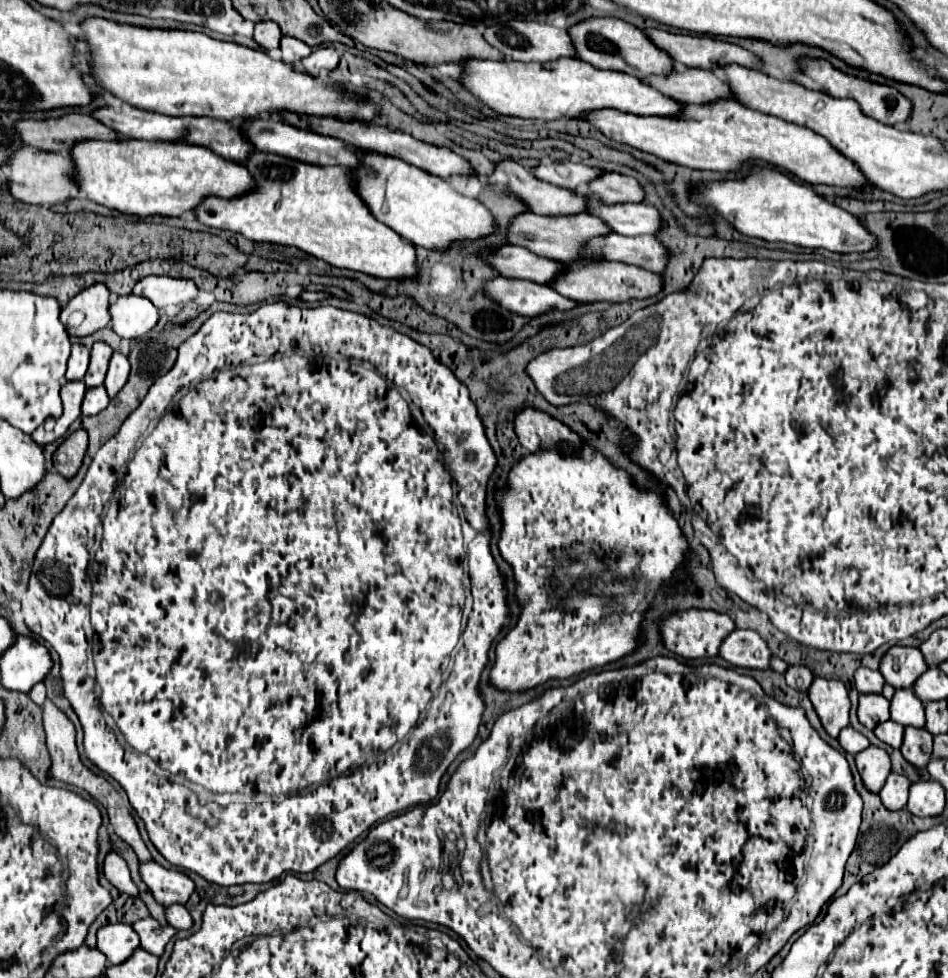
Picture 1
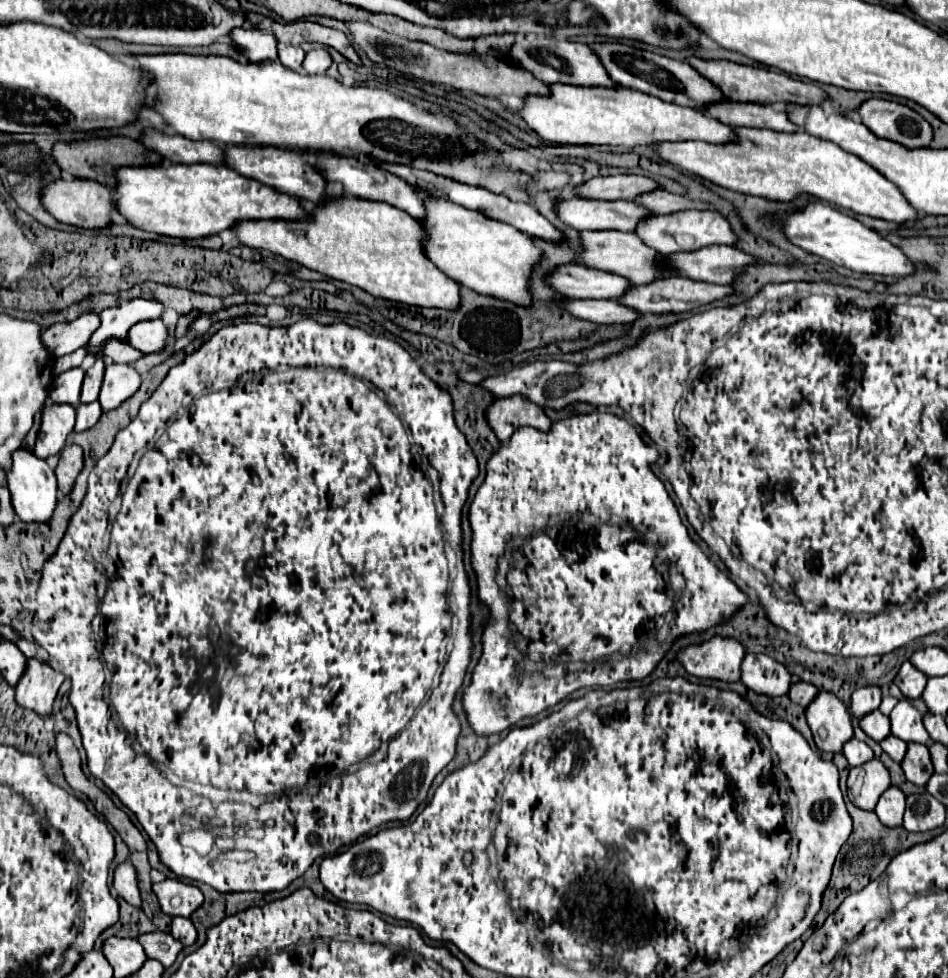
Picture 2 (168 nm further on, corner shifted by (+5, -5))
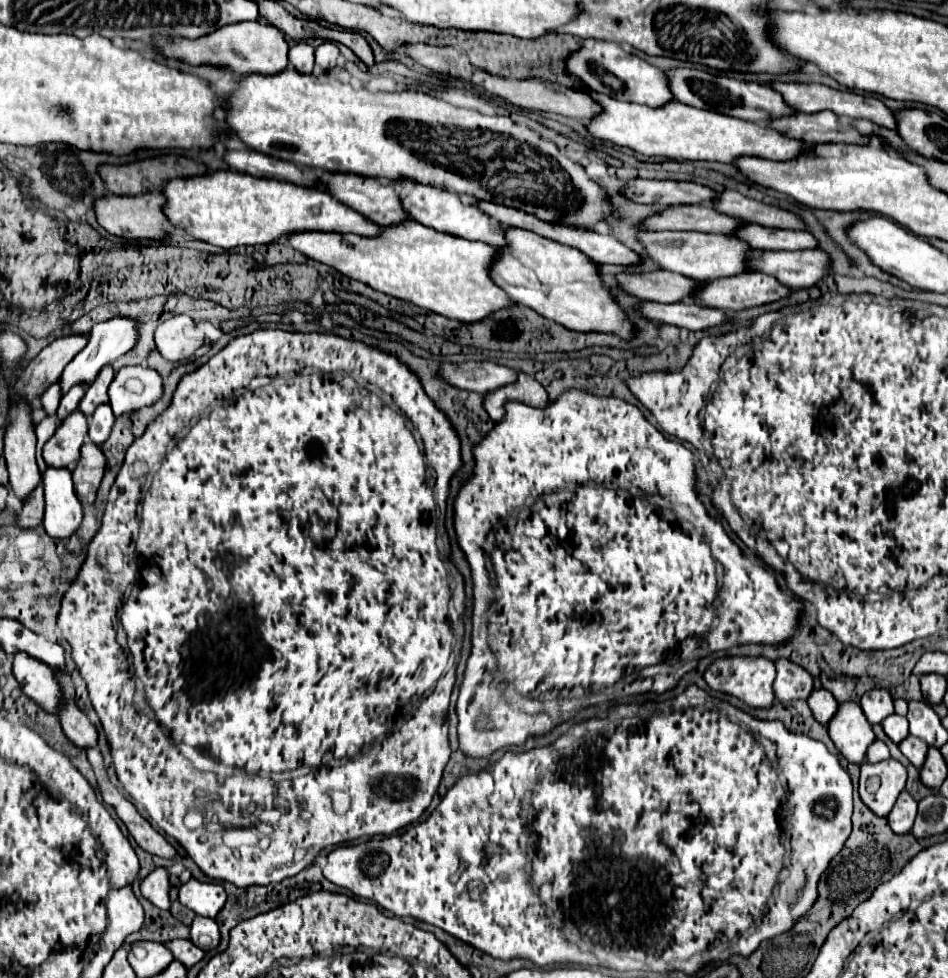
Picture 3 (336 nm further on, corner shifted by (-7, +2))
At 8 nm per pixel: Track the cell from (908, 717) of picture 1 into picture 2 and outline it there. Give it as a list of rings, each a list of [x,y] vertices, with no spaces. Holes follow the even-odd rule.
[[[908,699],[898,701],[898,705],[890,713],[892,735],[906,743],[922,743],[928,745],[930,735],[922,725],[922,715],[910,705]]]

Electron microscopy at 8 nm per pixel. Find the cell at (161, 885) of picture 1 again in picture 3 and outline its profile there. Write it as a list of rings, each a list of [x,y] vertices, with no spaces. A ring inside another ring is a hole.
[[[190,878],[186,884],[180,886],[178,898],[180,904],[194,910],[196,914],[214,918],[226,902],[226,892],[216,882],[200,882],[196,878]]]

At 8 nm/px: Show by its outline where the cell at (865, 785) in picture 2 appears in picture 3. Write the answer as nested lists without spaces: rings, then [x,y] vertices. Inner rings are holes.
[[[894,758],[882,760],[878,764],[862,764],[860,798],[878,816],[886,816],[892,810],[898,794],[904,790],[904,784],[906,768]]]

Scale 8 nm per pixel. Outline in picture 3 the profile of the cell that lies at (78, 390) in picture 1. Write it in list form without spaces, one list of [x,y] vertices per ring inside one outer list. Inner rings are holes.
[[[74,410],[62,424],[56,428],[54,436],[44,444],[44,460],[52,466],[70,466],[80,456],[80,446],[88,430],[86,416],[80,410]]]

